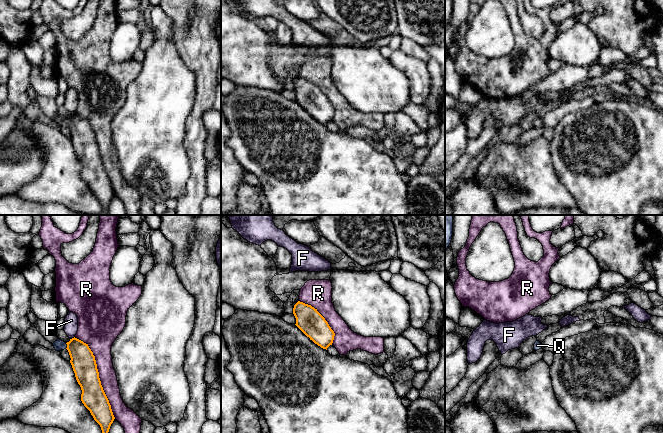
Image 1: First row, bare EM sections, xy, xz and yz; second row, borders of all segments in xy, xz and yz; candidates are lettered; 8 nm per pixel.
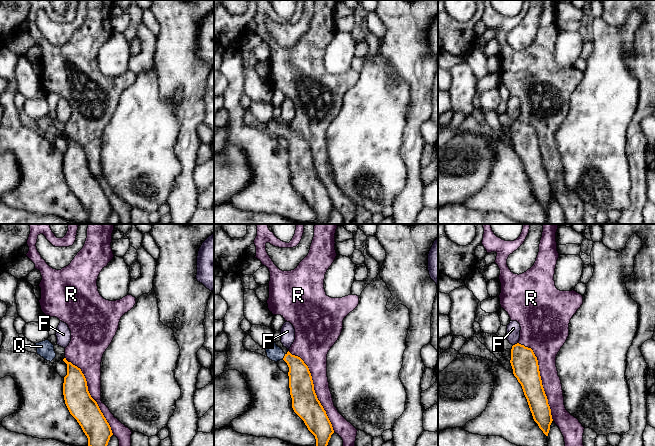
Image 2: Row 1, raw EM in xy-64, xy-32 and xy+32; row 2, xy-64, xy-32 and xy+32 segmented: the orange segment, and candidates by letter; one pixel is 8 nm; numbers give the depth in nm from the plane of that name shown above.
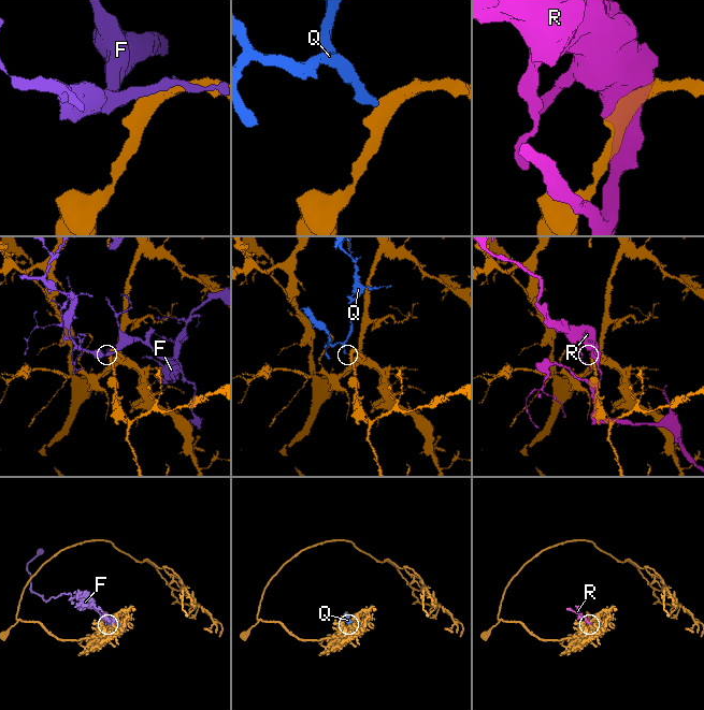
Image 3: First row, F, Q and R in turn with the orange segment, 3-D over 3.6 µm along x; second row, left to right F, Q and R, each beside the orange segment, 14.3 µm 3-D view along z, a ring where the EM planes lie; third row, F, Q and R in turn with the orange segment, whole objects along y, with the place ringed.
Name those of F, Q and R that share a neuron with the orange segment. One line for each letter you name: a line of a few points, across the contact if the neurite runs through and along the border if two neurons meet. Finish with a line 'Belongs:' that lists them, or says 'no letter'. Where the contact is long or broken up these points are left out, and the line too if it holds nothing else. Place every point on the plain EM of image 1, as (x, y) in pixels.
Q: line xy (83, 138), (67, 122), (59, 121)
Belongs: Q

